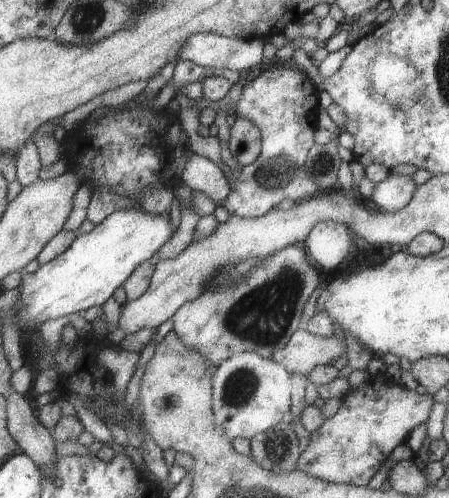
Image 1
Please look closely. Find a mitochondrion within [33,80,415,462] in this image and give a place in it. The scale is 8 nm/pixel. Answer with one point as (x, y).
(265, 315)

